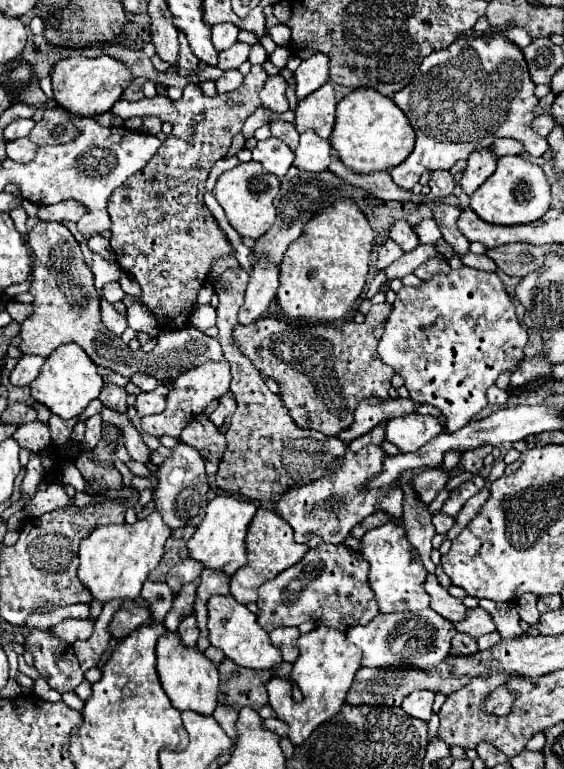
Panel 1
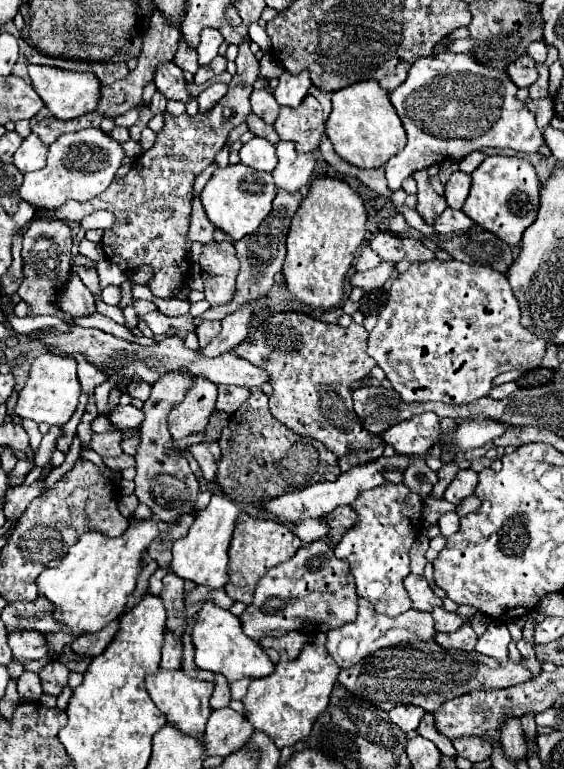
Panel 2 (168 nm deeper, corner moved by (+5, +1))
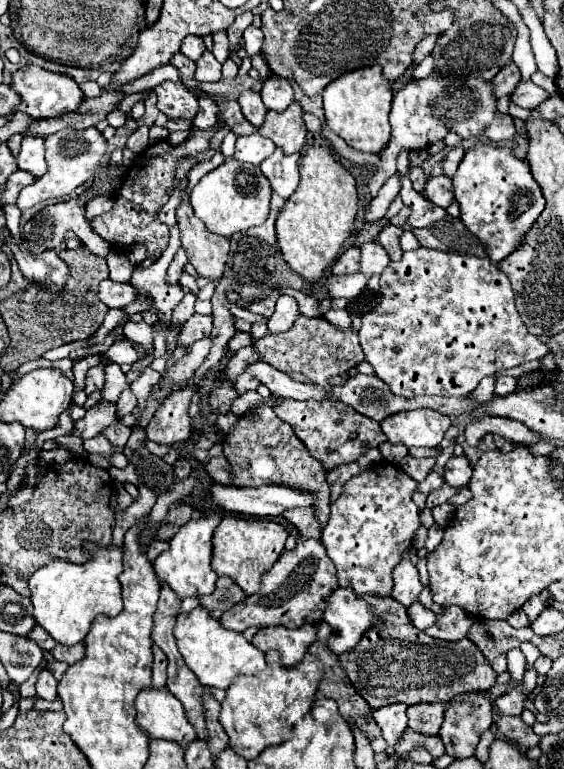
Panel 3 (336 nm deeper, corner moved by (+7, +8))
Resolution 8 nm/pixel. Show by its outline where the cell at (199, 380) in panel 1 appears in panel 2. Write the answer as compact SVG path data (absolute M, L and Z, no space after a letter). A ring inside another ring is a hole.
M196 377L196 383L184 397L180 405L176 405L168 415L168 427L172 439L182 439L192 433L204 433L208 425L210 413L216 409L218 389L204 377Z

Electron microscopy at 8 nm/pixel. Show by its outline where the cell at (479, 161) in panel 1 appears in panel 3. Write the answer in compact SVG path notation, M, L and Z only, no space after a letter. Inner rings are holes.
M434 176L428 180L426 188L424 188L424 196L434 202L440 208L448 208L454 202L454 192L452 192L452 178L448 176Z

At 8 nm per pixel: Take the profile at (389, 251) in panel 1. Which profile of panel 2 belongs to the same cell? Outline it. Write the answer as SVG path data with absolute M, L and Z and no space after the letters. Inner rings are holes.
M364 247L362 253L360 253L360 257L356 259L354 269L356 271L366 271L366 269L372 269L376 265L380 265L380 259L376 259L376 253L370 247Z

